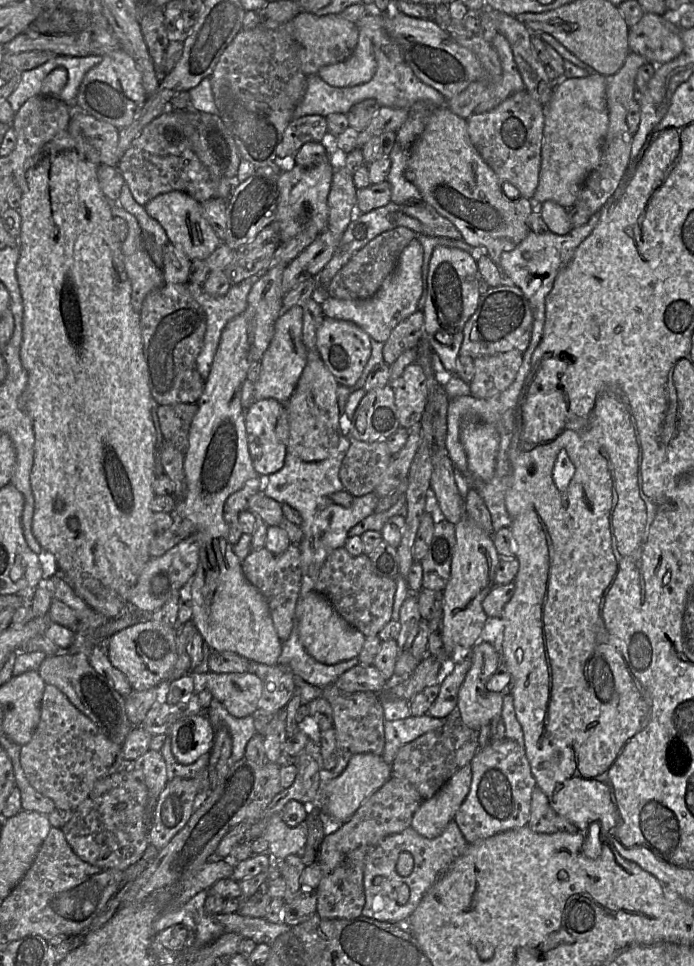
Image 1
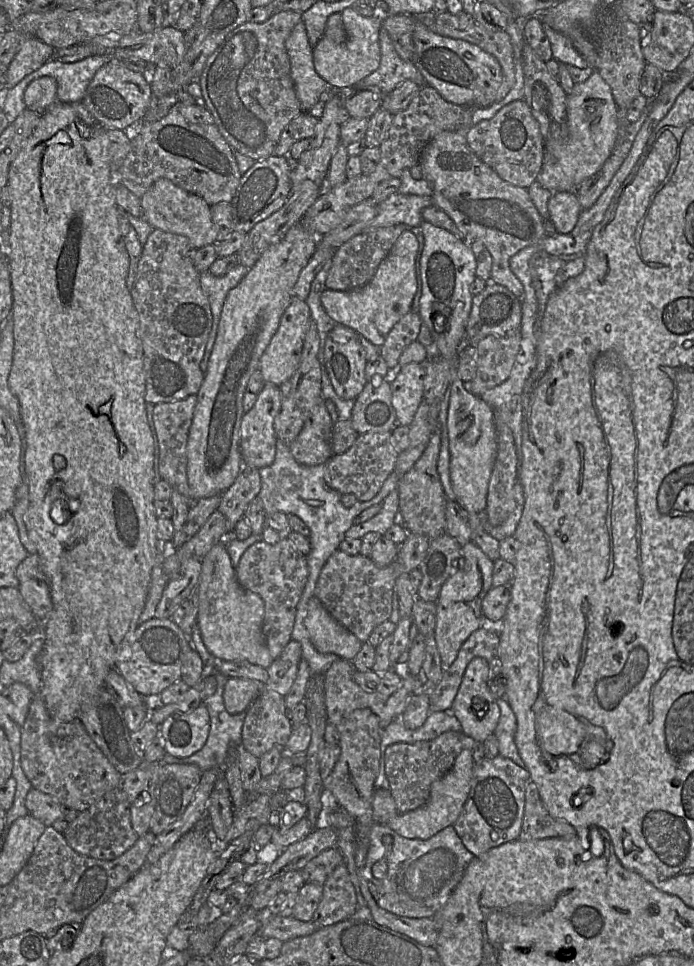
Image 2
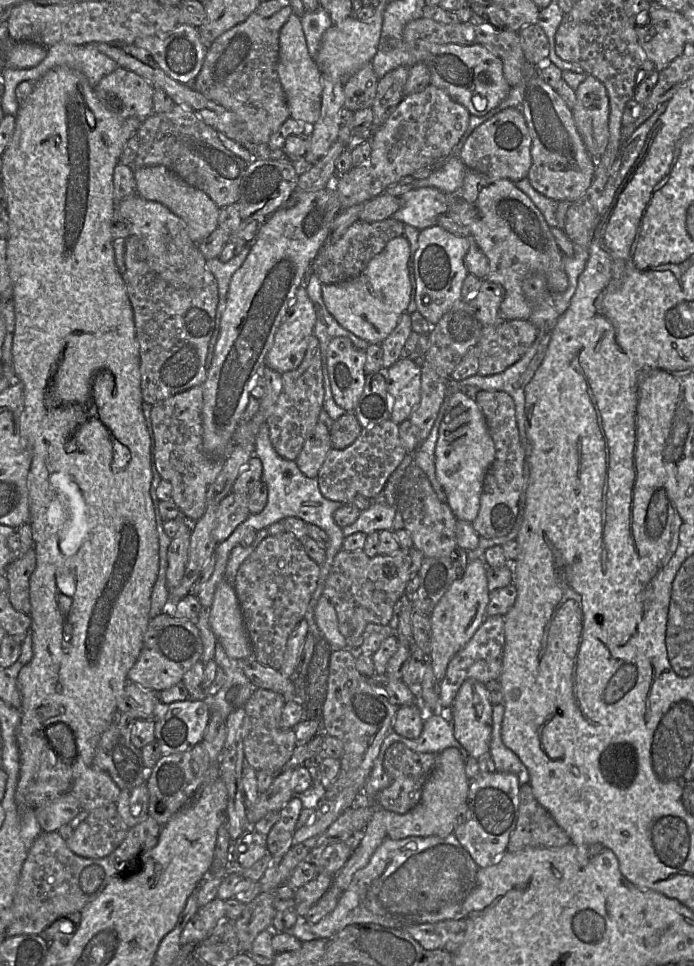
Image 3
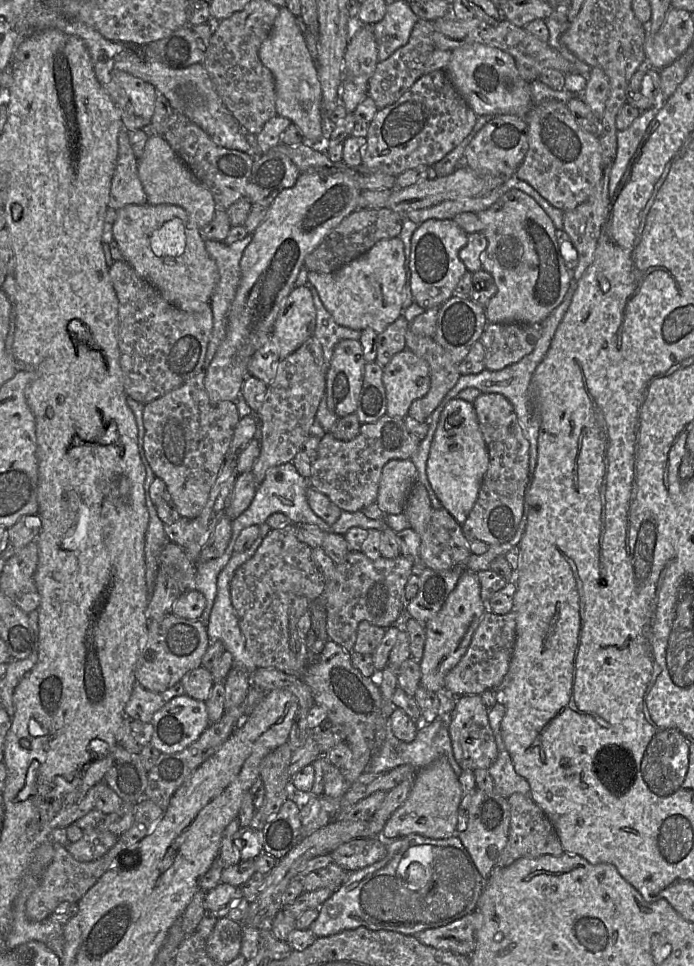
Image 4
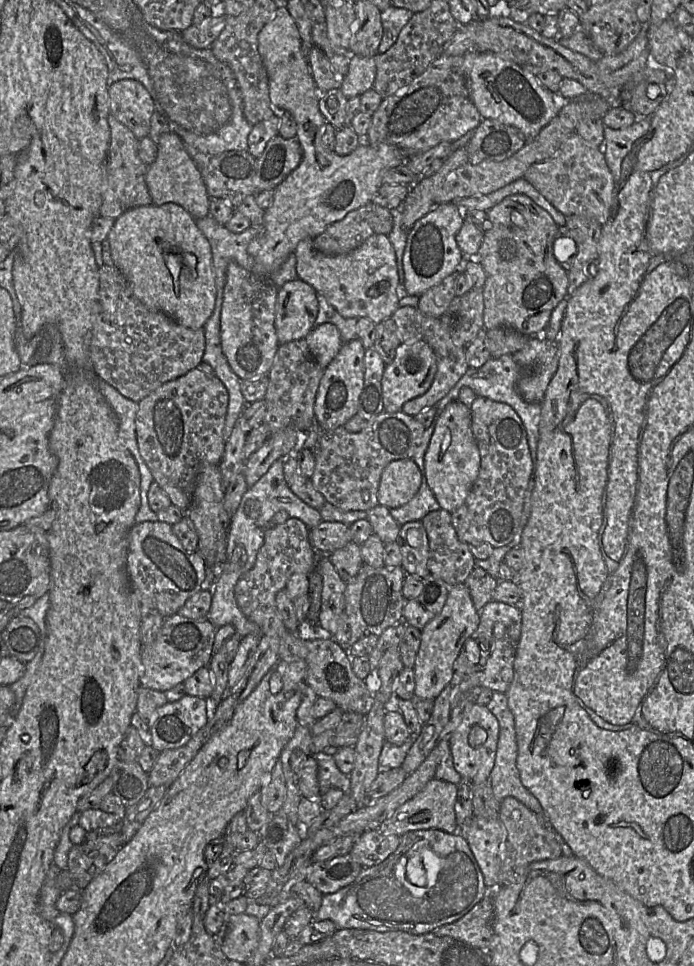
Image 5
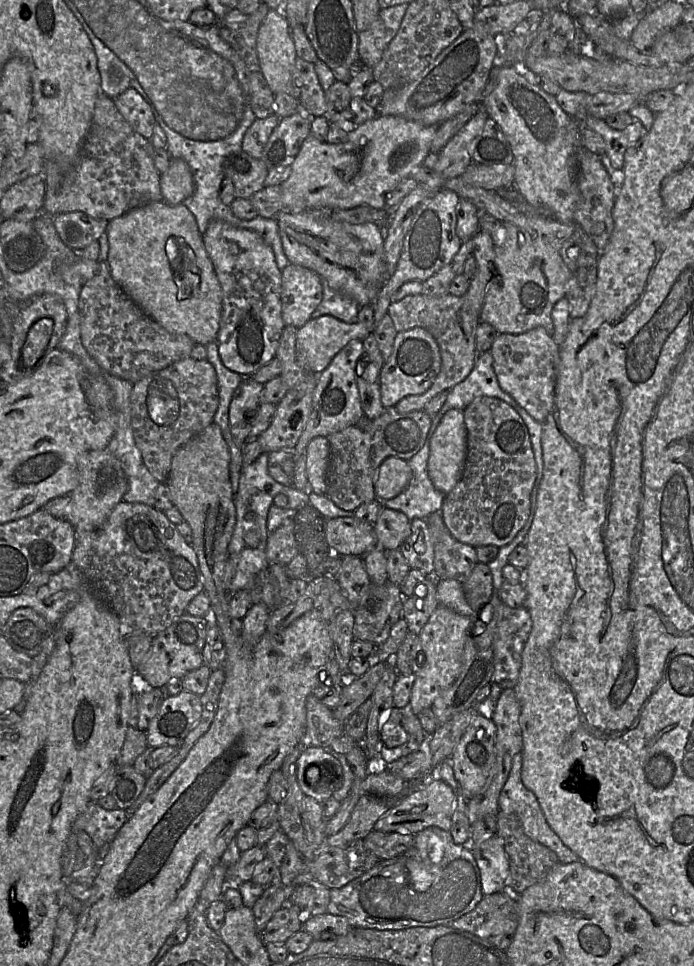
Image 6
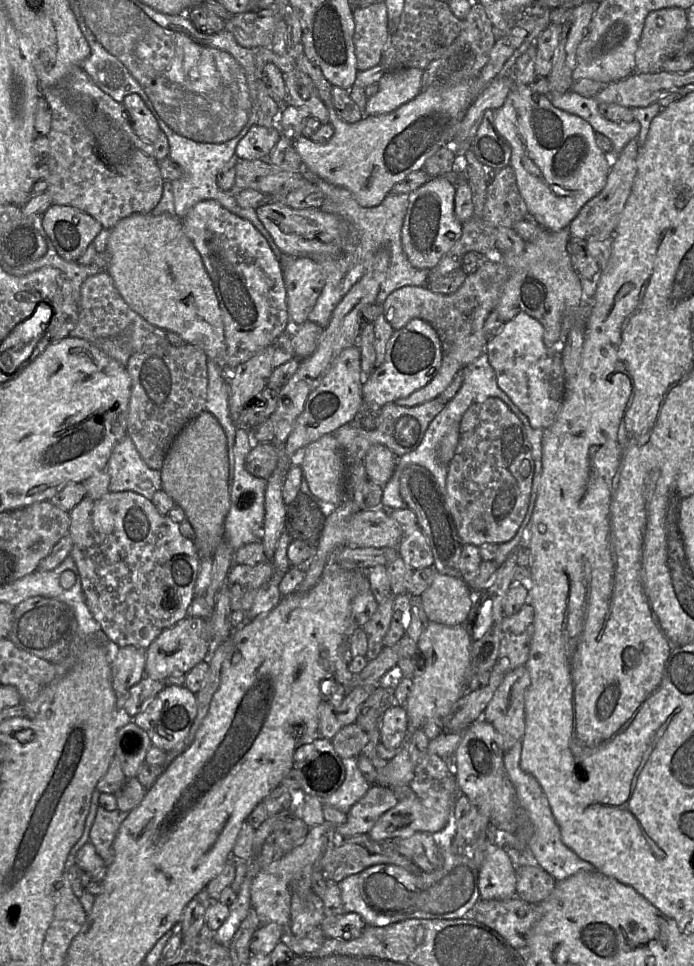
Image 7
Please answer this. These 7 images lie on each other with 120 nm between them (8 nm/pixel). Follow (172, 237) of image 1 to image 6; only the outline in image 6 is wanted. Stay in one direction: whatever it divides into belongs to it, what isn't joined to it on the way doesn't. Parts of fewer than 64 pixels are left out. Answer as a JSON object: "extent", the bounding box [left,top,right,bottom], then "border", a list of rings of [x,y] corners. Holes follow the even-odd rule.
{"extent":[160,158,194,204],"border":[[[171,158],[167,170],[160,175],[162,200],[181,204],[194,192],[194,179],[190,166],[181,158]]]}

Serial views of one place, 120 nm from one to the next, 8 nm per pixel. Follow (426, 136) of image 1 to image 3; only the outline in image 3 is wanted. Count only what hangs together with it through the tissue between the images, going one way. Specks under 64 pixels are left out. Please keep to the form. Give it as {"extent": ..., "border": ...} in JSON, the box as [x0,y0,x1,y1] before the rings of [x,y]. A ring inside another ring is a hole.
{"extent":[447,168,568,320],"border":[[[467,168],[462,186],[449,195],[447,213],[470,230],[478,246],[488,258],[489,268],[486,279],[504,287],[505,295],[499,309],[502,320],[528,320],[530,317],[531,305],[524,295],[522,283],[532,274],[543,275],[548,289],[552,292],[562,292],[567,288],[568,277],[564,268],[564,255],[556,244],[550,227],[529,196],[521,191],[513,181],[494,178]]]}

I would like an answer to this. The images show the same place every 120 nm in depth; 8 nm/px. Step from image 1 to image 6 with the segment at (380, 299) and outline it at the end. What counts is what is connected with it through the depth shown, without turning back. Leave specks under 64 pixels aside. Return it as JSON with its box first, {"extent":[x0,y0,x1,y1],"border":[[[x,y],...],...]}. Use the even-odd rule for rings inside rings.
{"extent":[275,212,390,306],"border":[[[278,212],[275,219],[284,254],[289,263],[316,272],[332,289],[353,298],[359,306],[372,304],[390,278],[384,256],[384,232],[372,222],[351,224],[332,220],[328,212]]]}

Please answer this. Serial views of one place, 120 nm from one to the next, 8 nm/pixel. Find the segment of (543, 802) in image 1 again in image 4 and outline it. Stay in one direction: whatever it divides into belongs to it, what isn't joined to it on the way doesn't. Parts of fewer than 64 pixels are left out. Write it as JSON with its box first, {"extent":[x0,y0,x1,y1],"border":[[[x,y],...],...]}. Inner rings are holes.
{"extent":[497,793,564,867],"border":[[[514,793],[507,799],[511,812],[509,836],[508,842],[497,863],[498,867],[510,866],[516,860],[524,857],[557,856],[564,853],[552,824],[530,796]]]}

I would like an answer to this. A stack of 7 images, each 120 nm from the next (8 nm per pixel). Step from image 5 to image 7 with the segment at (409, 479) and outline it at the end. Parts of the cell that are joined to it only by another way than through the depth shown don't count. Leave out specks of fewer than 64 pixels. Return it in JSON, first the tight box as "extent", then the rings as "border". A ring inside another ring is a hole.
{"extent":[364,444,397,488],"border":[[[382,444],[372,445],[364,459],[368,479],[383,488],[394,474],[397,458],[386,446]]]}

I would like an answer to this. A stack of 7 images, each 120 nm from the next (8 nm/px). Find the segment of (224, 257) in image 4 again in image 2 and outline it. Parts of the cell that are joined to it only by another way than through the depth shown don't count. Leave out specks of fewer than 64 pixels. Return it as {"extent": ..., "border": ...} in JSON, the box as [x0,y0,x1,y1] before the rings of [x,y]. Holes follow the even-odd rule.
{"extent":[200,264,249,372],"border":[[[236,264],[223,276],[213,276],[209,270],[200,273],[200,284],[206,294],[212,313],[212,327],[208,336],[203,358],[200,362],[202,372],[206,372],[208,361],[216,340],[218,323],[220,320],[222,308],[228,292],[237,286],[248,272],[249,268]]]}

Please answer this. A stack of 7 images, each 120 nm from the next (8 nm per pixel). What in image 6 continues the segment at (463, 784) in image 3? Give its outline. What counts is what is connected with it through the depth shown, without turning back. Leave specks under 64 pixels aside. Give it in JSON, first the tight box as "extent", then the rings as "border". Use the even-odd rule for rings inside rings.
{"extent":[374,778,457,835],"border":[[[437,778],[423,789],[401,798],[390,811],[382,816],[374,826],[375,831],[410,833],[412,835],[429,827],[450,831],[457,792],[446,782]]]}

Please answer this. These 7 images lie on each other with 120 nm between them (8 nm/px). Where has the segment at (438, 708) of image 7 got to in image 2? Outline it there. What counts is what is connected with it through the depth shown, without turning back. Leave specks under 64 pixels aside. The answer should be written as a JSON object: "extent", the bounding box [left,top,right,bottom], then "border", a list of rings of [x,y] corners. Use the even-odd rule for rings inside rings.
{"extent":[434,541,494,670],"border":[[[472,541],[464,544],[458,571],[443,584],[436,601],[436,624],[434,637],[441,658],[443,670],[456,659],[465,640],[478,628],[482,617],[482,600],[492,587],[494,562]]]}

